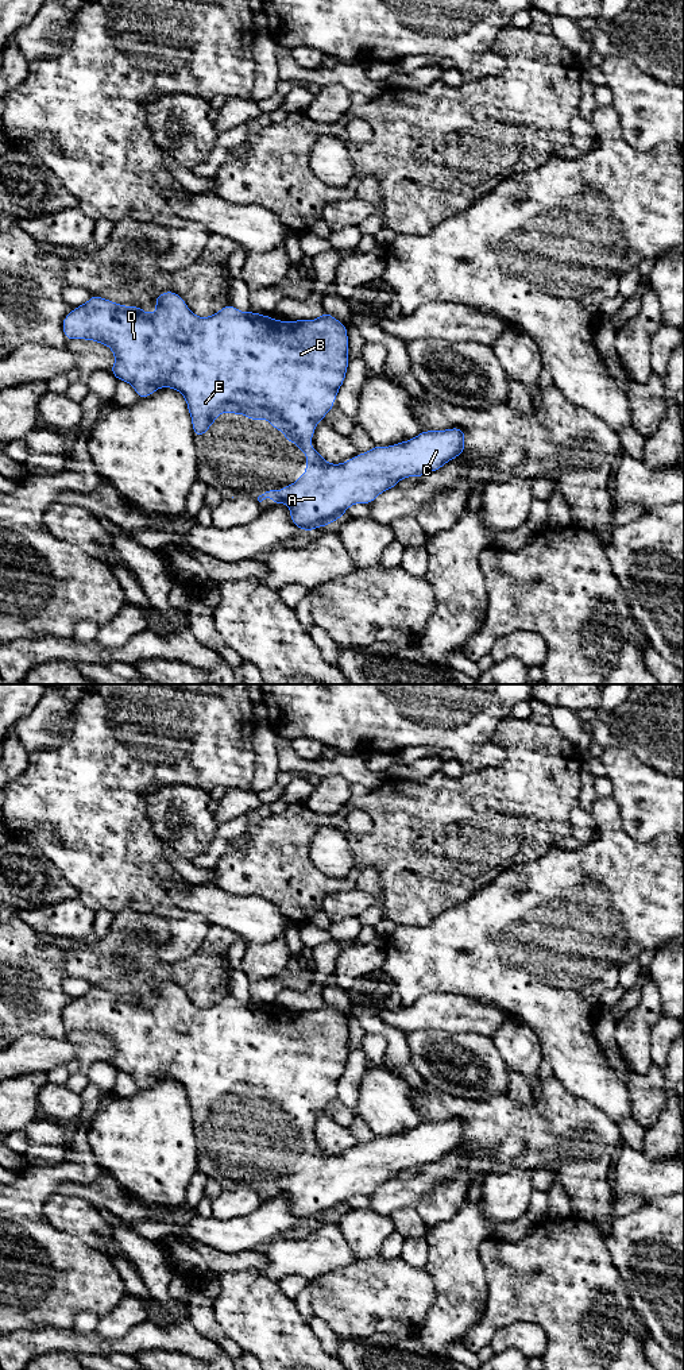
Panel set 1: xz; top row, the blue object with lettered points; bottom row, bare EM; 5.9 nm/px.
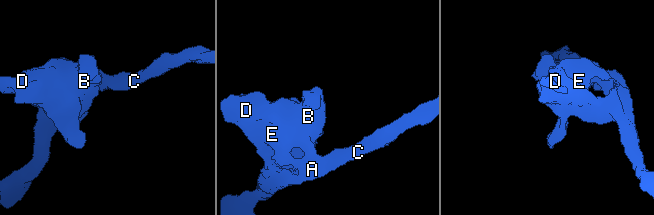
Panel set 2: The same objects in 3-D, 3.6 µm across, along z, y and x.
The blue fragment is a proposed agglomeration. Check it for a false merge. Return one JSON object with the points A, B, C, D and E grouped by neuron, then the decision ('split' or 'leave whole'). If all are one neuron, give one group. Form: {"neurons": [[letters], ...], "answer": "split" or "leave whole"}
{"neurons": [["A", "B", "C", "D", "E"]], "answer": "leave whole"}

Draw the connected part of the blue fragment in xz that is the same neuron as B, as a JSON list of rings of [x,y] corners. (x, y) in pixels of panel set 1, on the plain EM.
[[[163,983],[155,989],[156,1002],[146,1004],[139,997],[127,997],[92,987],[88,993],[74,999],[62,1012],[67,1031],[94,1031],[109,1038],[115,1047],[111,1064],[116,1070],[130,1074],[139,1089],[154,1085],[159,1078],[171,1078],[179,1083],[192,1108],[194,1127],[204,1127],[219,1105],[227,1101],[231,1105],[246,1105],[248,1111],[267,1111],[277,1122],[285,1124],[286,1132],[293,1132],[306,1145],[306,1162],[282,1181],[264,1181],[258,1192],[273,1189],[274,1196],[286,1195],[295,1217],[302,1222],[314,1222],[328,1217],[345,1201],[356,1195],[371,1195],[383,1182],[393,1180],[407,1168],[422,1168],[434,1163],[449,1151],[464,1143],[465,1127],[461,1119],[445,1122],[425,1122],[416,1128],[389,1138],[375,1136],[352,1150],[333,1155],[328,1154],[317,1141],[312,1139],[312,1127],[316,1116],[324,1111],[328,1101],[333,1101],[347,1060],[348,1060],[348,1024],[337,1010],[324,1003],[314,1011],[282,1012],[255,1003],[241,1003],[233,996],[221,999],[209,1008],[196,1007],[183,989],[175,983]]]

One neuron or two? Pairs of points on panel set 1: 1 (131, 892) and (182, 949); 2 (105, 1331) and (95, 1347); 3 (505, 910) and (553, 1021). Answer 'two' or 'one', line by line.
1: one
2: two
3: one

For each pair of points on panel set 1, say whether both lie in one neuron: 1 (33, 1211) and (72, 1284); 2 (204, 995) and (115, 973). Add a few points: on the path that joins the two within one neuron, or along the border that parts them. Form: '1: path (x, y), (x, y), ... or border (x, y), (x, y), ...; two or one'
1: path (35, 1228), (73, 1266); one
2: path (182, 973), (136, 973); one

